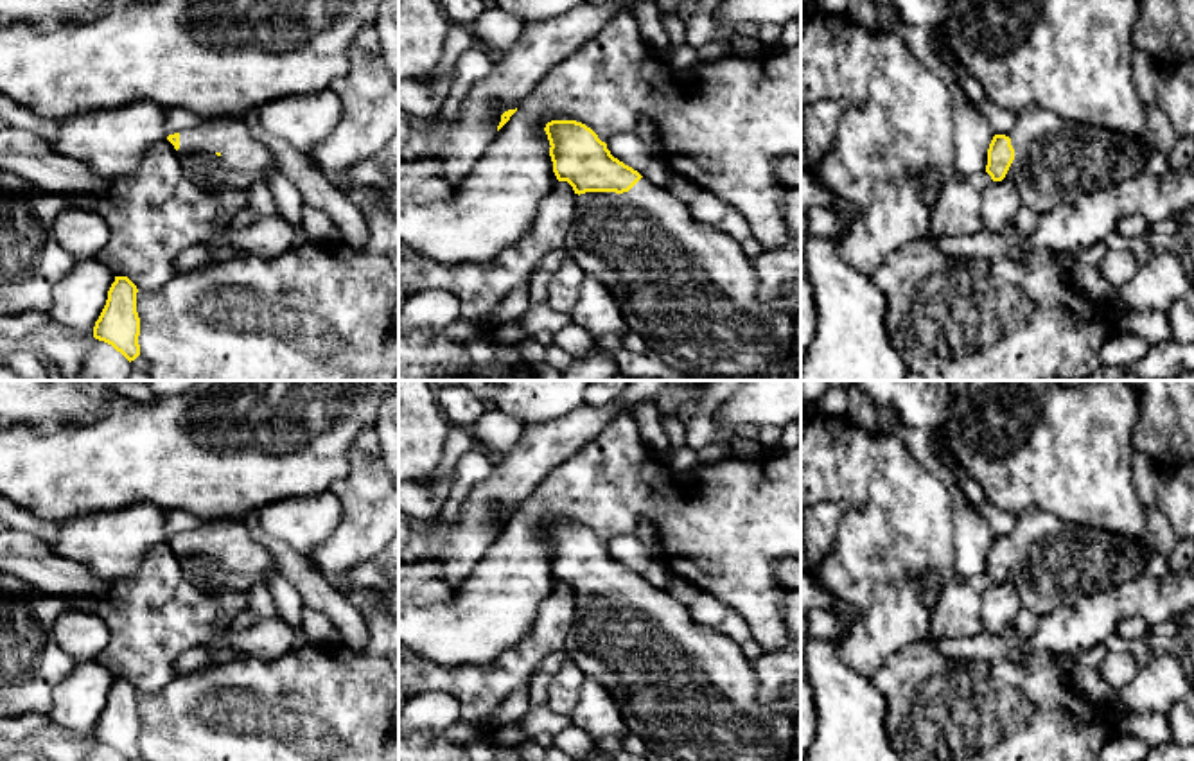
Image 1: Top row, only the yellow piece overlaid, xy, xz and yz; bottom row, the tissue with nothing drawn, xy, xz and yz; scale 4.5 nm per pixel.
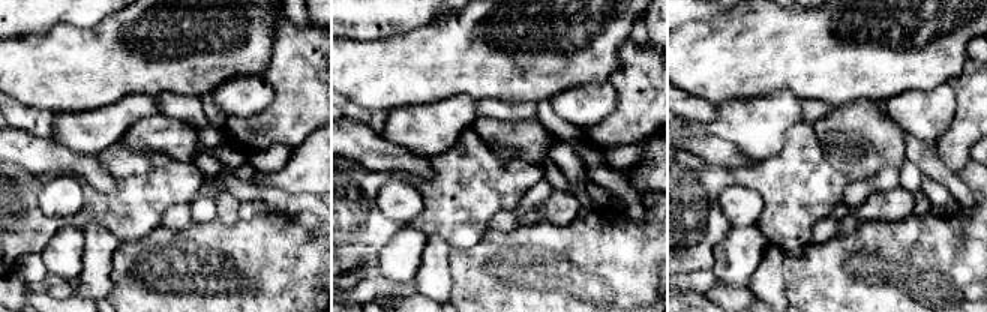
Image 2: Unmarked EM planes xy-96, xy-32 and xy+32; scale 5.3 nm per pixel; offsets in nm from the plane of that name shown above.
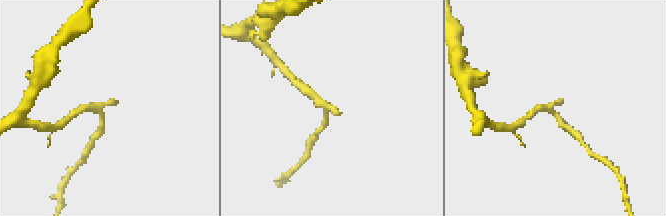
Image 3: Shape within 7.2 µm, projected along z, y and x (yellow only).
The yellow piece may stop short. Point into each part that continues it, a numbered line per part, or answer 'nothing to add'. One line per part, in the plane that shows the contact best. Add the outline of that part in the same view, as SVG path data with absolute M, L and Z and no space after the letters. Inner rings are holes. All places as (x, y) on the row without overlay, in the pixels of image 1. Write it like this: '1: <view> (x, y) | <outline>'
1: xz (688, 691) | M641 580L628 594L585 594L575 599L575 621L564 652L573 659L585 677L603 684L618 704L628 732L639 736L650 752L661 761L788 761L794 738L794 718L785 714L777 704L758 700L758 682L745 659L742 646L706 625L695 623L688 608L661 587Z

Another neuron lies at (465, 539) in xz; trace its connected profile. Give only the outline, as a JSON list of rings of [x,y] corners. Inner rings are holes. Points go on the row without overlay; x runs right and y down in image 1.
[[[630,380],[610,406],[584,404],[522,429],[517,442],[492,459],[494,474],[472,486],[456,517],[435,537],[429,553],[438,556],[443,582],[460,590],[496,540],[505,513],[515,512],[557,465],[584,449],[612,418],[641,402],[655,402],[670,386],[700,386],[700,380]]]

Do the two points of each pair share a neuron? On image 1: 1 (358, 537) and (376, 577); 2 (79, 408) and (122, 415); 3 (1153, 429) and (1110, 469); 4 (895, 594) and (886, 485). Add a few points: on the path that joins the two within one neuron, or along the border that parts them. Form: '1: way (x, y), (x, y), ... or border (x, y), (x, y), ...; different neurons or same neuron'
1: border (379, 553), (359, 562), (349, 573), (347, 587); different neurons
2: border (115, 399), (92, 422), (69, 428); different neurons
3: border (1141, 404), (1133, 449); different neurons
4: way (889, 568), (889, 512); same neuron

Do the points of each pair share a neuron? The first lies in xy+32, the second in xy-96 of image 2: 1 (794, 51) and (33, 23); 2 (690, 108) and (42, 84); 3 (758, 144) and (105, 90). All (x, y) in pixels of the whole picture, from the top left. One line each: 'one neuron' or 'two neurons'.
1: two neurons
2: two neurons
3: two neurons

